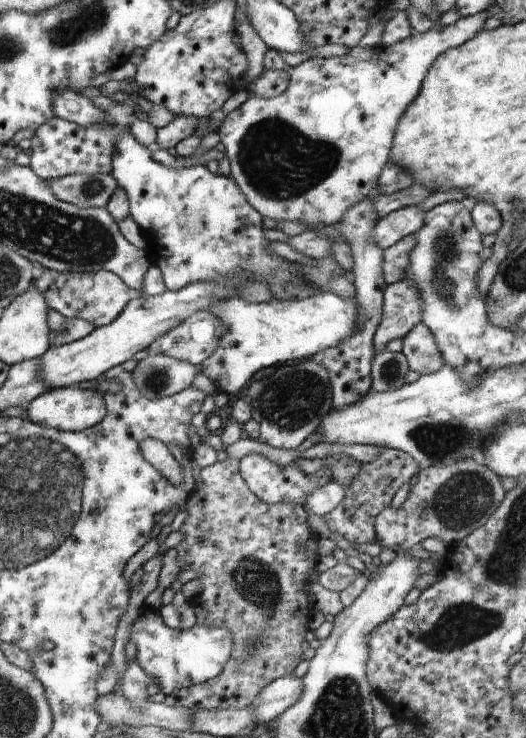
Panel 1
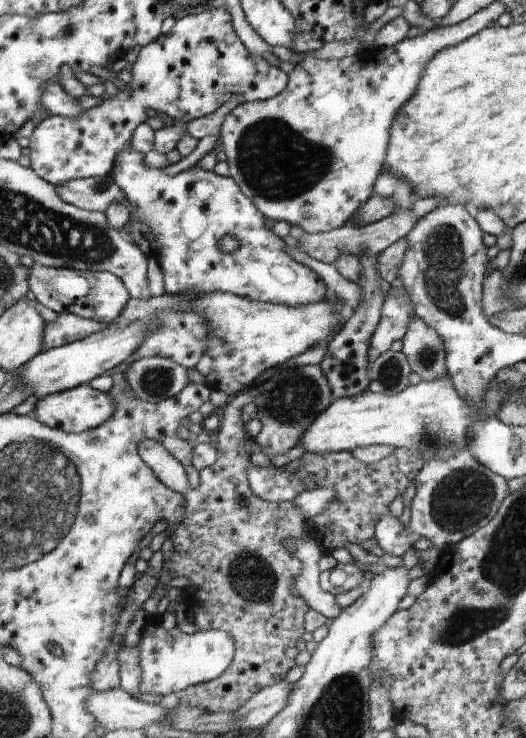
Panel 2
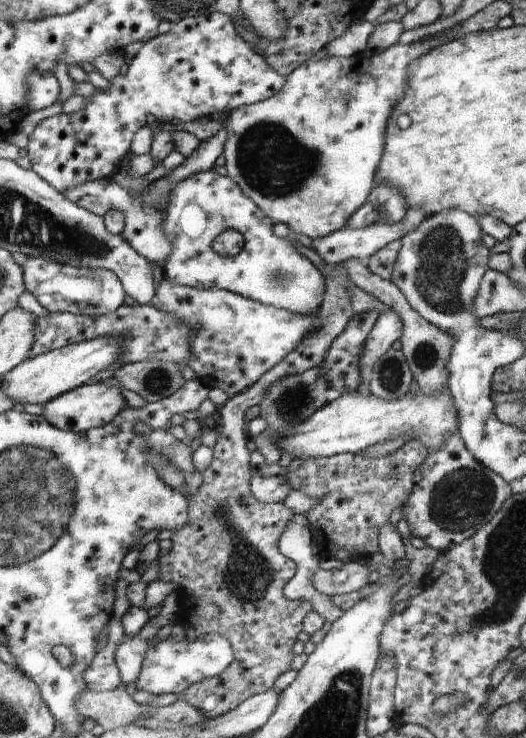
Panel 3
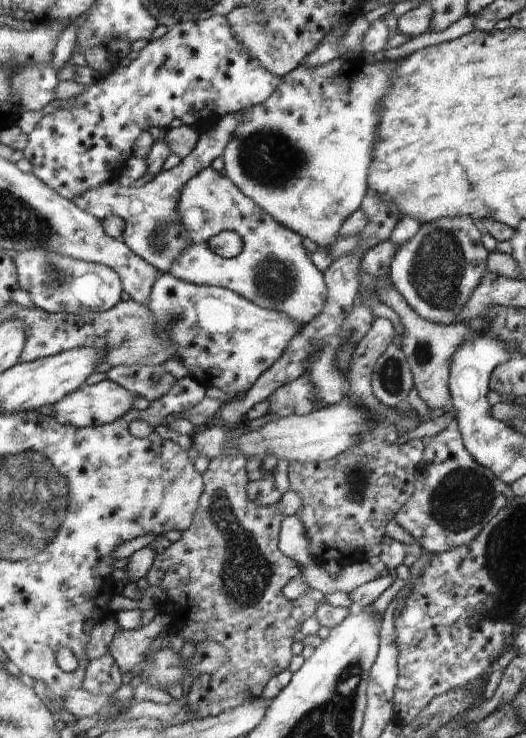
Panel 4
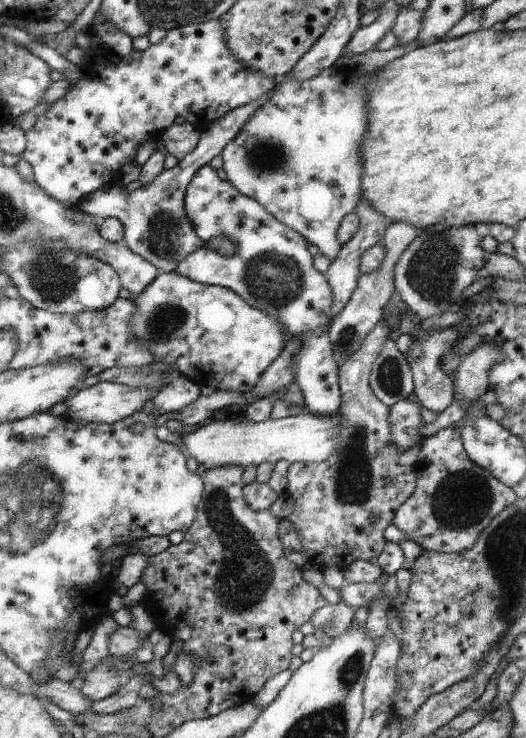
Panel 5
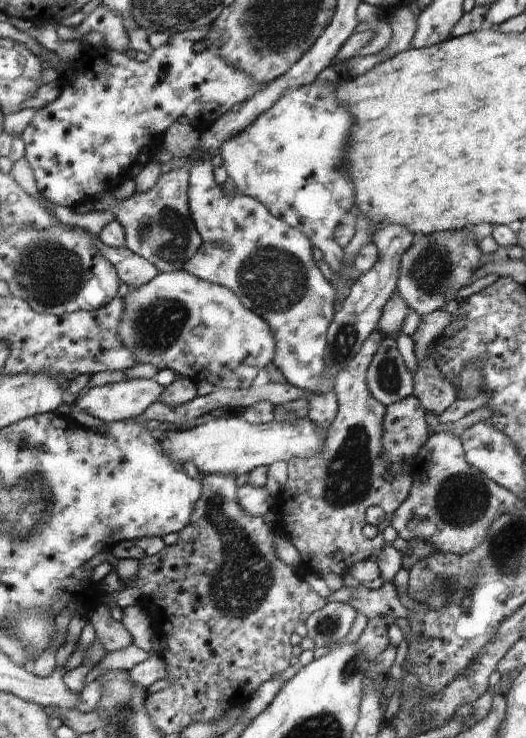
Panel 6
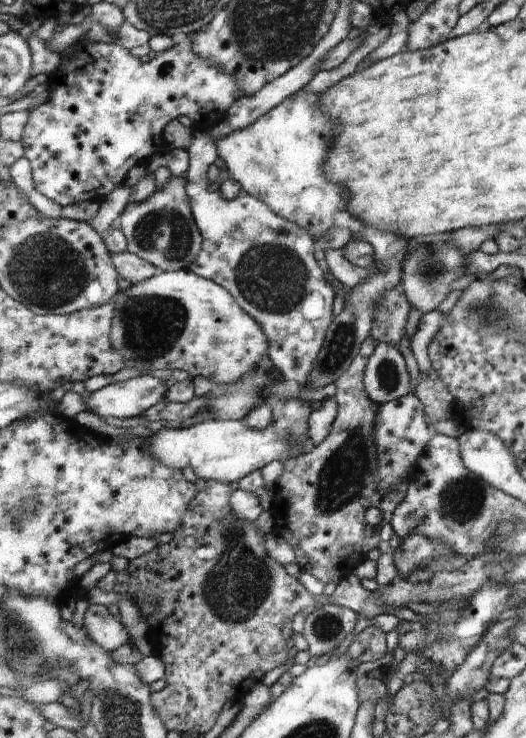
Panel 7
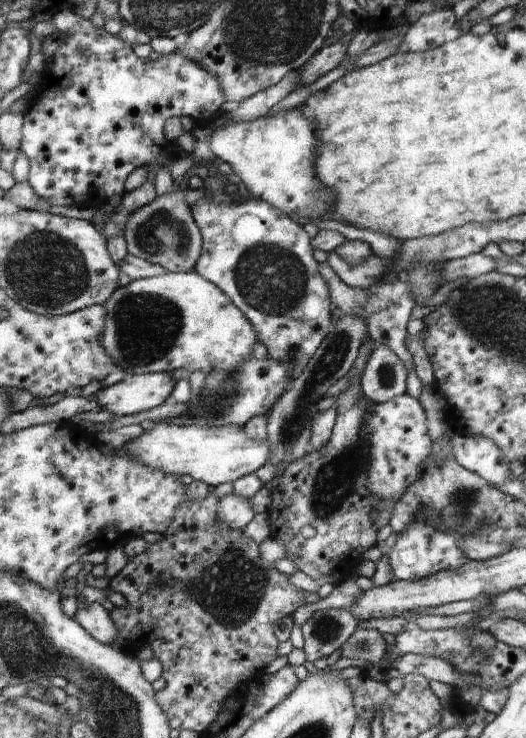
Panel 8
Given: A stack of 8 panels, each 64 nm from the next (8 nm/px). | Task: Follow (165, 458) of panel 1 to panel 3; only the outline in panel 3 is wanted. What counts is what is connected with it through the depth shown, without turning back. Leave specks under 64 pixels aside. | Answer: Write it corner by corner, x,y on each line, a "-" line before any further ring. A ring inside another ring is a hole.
343,261
341,264
330,267
330,274
325,275
324,300
316,312
312,332
308,336
304,336
304,340
298,344
296,350
292,350
284,360
280,360
276,366
265,372
250,388
240,392
240,394
235,394
224,403
220,412
220,436
218,436
218,442
213,448
213,460
210,466
201,472
202,486
196,494
188,494
184,476
174,464
166,462
156,452
148,453
147,460
154,466
158,476
168,486
172,486
172,490
178,490
182,494
186,492
186,498
188,498
188,524
170,534
172,548
166,556
159,555
157,560
160,574
157,580
178,584
176,589
182,599
179,602
180,613
175,623
192,627
196,636
206,636
206,634
224,636
232,646
233,660
220,676
200,680
180,694
181,698
184,698
196,710
200,710
202,716
206,718
214,718
224,714
224,712
234,710
247,698
266,692
272,688
280,674
291,670
292,658
295,655
292,651
292,645
297,641
296,636
302,631
302,620
308,612
313,610
312,604
306,600
288,600
284,596
284,586
296,574
297,568
296,562
278,550
278,542
282,532
286,530
288,522
294,518
295,514
292,514
290,508
286,508
282,503
269,505
258,502
252,496
249,483
252,476
249,464
252,446
244,417
252,406
262,402
262,398
266,396
268,388
274,382
278,382
284,376
300,374
305,370
319,367
332,342
342,334
350,319
355,316
352,300
348,294
354,284
350,282
348,272
344,270
344,263

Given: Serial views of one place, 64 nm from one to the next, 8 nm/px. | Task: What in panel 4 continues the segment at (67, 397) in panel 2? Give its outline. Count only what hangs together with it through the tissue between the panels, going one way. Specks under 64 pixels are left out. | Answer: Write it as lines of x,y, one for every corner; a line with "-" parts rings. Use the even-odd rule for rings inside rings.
109,379
93,386
82,385
54,404
54,416
52,418
55,419
56,423
69,425
74,429
103,426
117,421
118,418
125,416
126,412
133,409
134,397
133,393

